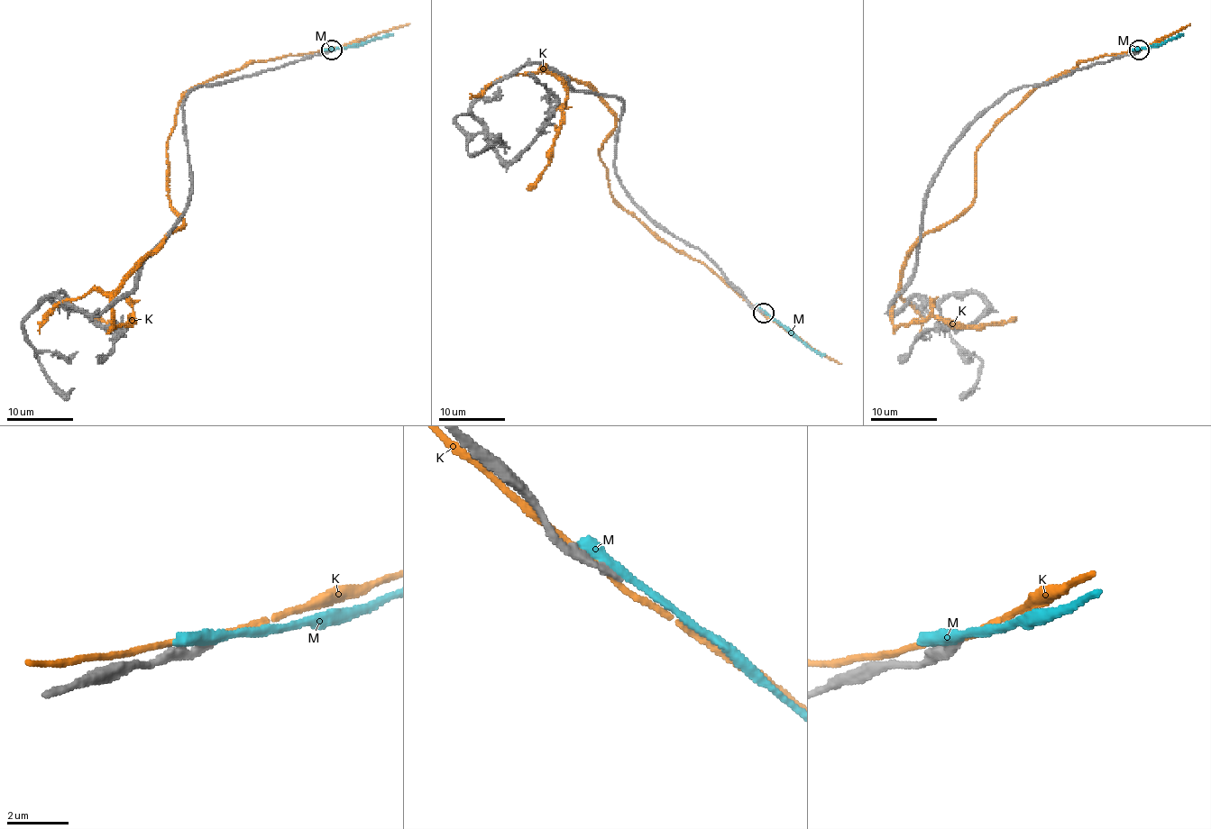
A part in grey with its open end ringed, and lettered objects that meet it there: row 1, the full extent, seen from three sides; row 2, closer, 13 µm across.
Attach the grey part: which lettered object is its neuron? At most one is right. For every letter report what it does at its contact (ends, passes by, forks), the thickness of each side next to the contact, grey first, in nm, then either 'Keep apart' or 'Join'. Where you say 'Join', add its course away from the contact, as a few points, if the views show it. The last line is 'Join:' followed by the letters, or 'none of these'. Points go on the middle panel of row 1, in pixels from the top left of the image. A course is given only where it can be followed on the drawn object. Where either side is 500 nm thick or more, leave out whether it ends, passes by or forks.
K: It passes by. Thickness 360 nm (grey) against 180 nm. Keep apart
M: Thickness 340 nm (grey) against 550 nm. Keep apart
Join: none of these

